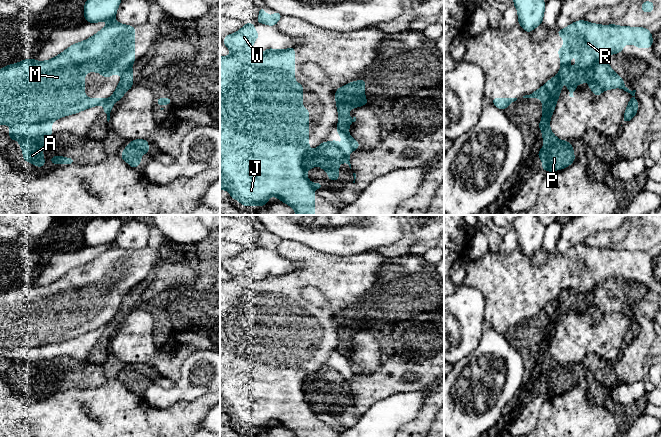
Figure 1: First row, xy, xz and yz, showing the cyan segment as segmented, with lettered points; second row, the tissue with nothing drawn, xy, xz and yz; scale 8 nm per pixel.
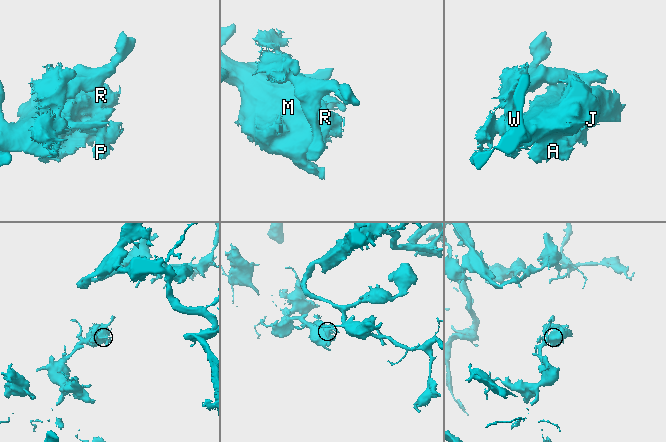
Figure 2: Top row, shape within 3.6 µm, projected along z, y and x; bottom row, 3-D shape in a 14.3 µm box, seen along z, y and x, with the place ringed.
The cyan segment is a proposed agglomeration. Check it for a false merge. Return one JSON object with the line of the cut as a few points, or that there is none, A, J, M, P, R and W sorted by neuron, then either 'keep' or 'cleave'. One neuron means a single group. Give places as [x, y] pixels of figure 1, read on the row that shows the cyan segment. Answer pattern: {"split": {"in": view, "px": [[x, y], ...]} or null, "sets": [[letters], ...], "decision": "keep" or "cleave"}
{"split": null, "sets": [["A", "J", "M", "P", "R", "W"]], "decision": "keep"}

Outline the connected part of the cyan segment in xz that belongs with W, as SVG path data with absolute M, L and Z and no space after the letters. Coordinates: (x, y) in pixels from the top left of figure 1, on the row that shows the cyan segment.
M244 23L244 26L237 32L224 36L224 45L231 51L231 56L220 56L220 190L227 190L230 193L231 198L240 201L241 205L244 206L262 206L268 204L268 199L271 196L275 196L291 206L296 215L315 215L315 191L312 189L323 189L322 183L311 183L307 177L307 171L311 167L312 169L320 165L321 170L327 170L327 175L329 180L337 181L339 179L339 163L343 162L349 165L351 169L351 164L349 158L351 156L346 152L352 153L354 150L360 148L357 140L349 136L349 125L356 121L356 117L352 119L349 118L349 110L351 108L357 108L370 103L365 99L365 85L364 79L359 81L349 82L338 88L335 91L335 100L337 105L337 112L339 114L339 121L336 125L338 135L344 139L342 145L339 144L337 140L332 140L331 142L324 141L317 148L309 149L309 110L303 108L303 85L295 81L295 48L291 47L285 50L282 49L265 49L264 52L256 57L249 55L248 52L253 48L254 40L259 38L260 35L254 29L254 23Z

